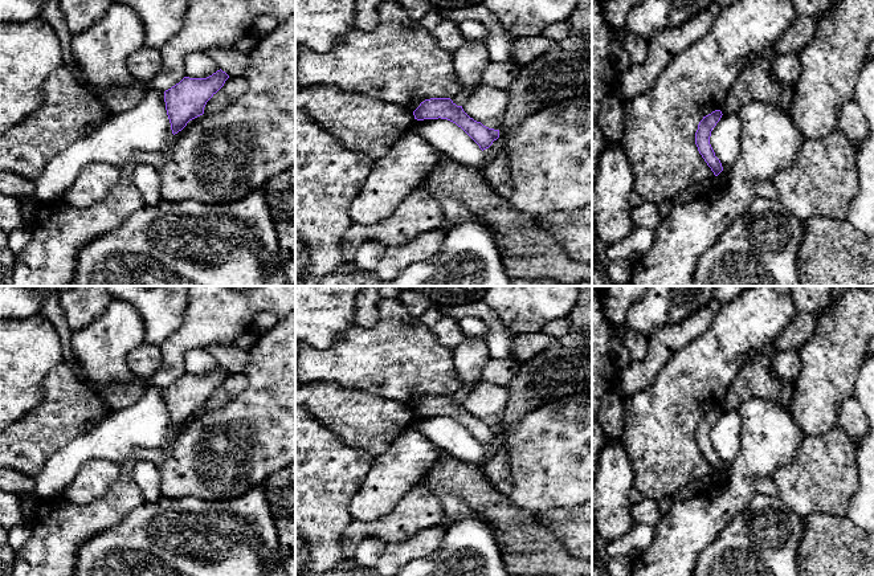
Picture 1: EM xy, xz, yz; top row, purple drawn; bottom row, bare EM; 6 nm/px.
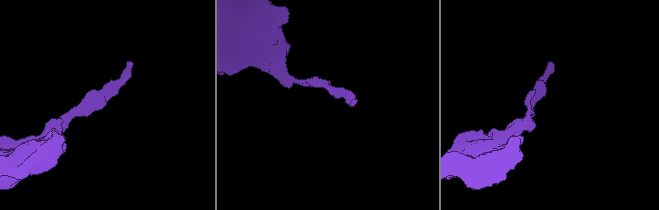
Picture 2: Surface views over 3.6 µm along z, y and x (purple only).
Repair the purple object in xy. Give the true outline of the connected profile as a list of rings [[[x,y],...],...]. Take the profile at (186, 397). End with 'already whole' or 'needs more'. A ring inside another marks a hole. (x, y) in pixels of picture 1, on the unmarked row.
[[[220,365],[207,375],[184,373],[164,388],[166,407],[173,432],[181,428],[189,417],[204,410],[207,399],[228,375],[229,372]]]; already whole

